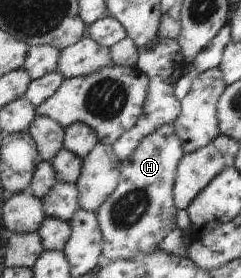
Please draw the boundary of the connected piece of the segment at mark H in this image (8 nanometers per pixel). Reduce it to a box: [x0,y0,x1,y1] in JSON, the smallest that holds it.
[97,124,184,262]

